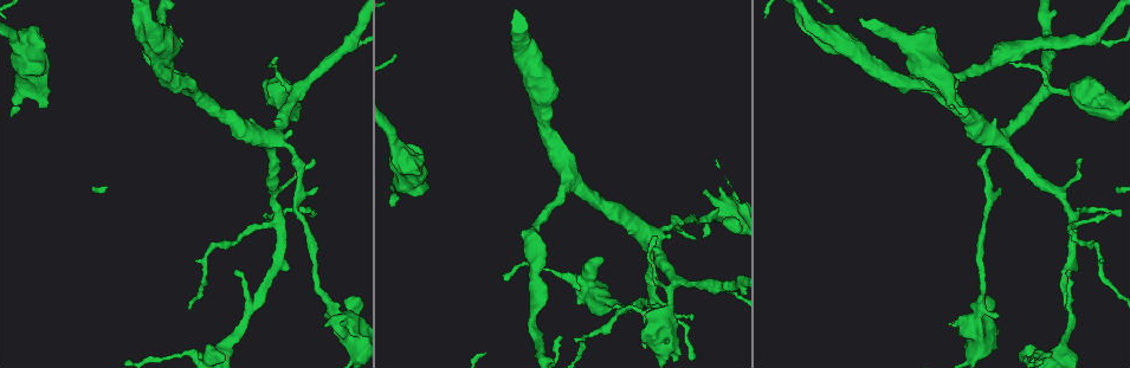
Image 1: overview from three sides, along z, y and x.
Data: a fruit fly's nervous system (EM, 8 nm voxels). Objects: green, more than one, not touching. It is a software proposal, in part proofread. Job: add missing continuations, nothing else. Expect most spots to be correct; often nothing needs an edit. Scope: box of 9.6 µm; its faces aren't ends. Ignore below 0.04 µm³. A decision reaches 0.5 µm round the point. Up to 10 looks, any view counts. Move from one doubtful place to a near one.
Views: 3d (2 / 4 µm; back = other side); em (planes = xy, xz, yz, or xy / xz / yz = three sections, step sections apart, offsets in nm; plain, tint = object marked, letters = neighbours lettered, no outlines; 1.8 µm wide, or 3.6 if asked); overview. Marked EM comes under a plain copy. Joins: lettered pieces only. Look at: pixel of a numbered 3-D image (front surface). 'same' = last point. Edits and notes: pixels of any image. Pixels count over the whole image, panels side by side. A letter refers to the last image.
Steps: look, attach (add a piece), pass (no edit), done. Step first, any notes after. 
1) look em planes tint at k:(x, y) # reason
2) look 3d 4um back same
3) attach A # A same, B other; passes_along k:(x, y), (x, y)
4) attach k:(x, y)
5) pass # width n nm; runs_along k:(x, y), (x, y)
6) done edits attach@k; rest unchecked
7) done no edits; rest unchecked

look 3d 4um at 1:(949, 326) # branch stops here

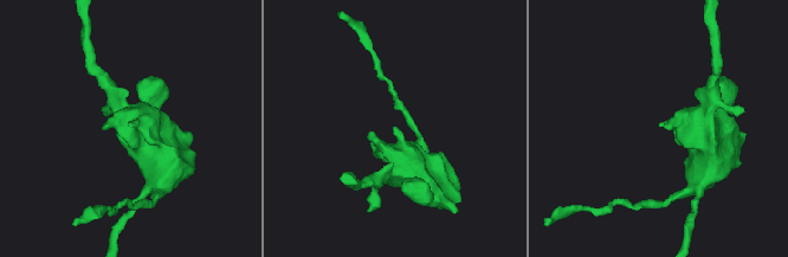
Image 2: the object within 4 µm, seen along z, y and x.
look em planes letters at 2:(129, 126) # need the tissue

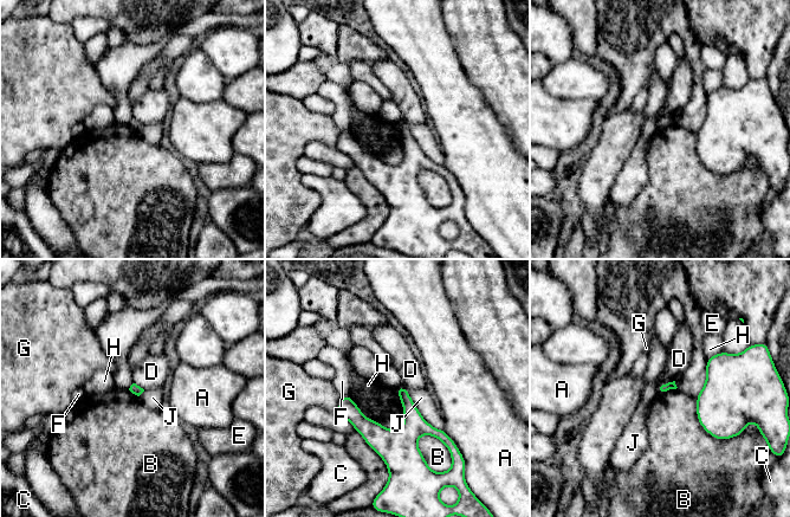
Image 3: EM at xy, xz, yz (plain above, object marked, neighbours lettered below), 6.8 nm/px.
pass # A other, B other, C other, D other, E other, F other, G other, H other, J other; border 3:(416, 440), (433, 435), (451, 454); no lettered piece goes on from it

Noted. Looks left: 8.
look em planes letters at 1:(292, 131) # free end

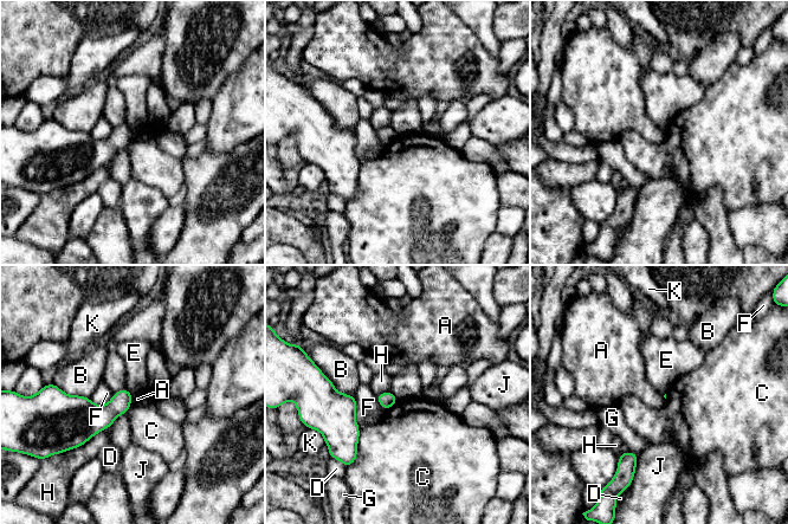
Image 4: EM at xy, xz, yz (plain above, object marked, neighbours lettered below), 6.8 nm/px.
pass # A other, B other, C other, D other, E other, F other, G other, H other, J other, K other; border 4:(133, 395), (131, 405); none of them fits

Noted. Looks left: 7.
look em 3.6um planes tint at 1:(662, 352) # calibre changes

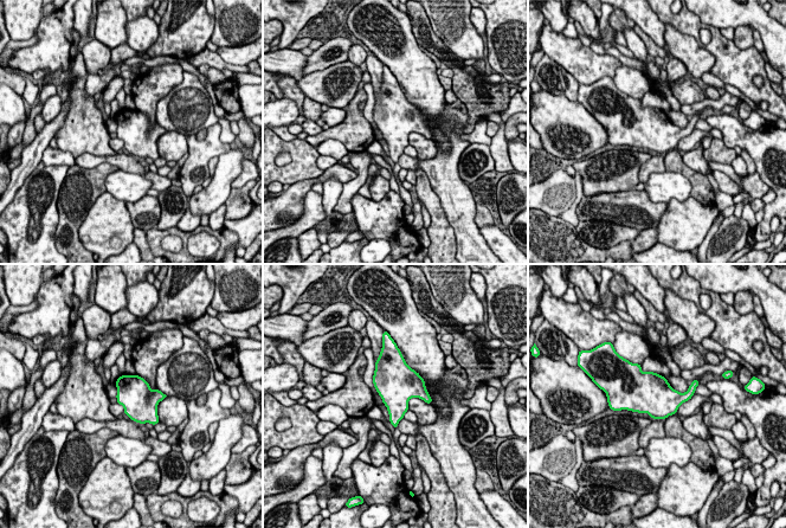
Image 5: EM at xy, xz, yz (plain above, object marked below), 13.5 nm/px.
look em 3.6um planes letters same

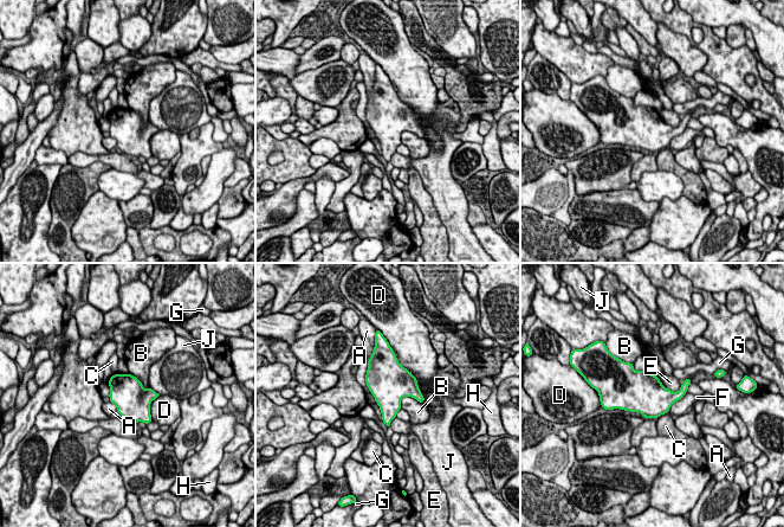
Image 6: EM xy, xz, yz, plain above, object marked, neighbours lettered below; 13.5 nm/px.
pass # longest_contact D 750 nm; A other, B other, C other, D other, E other, F other, G other, H other, J other; border 6:(109, 402), (116, 406), (116, 411); no lettered piece goes on from it

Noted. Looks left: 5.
look em planes letters at 1:(953, 106) # thick end

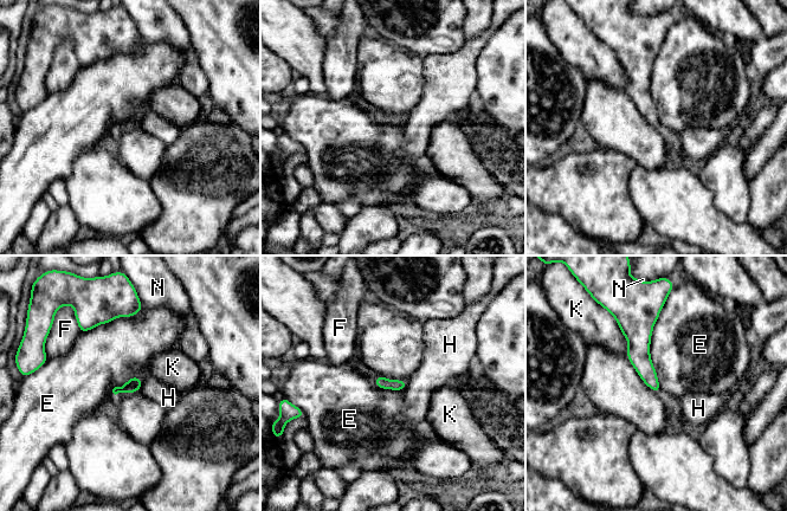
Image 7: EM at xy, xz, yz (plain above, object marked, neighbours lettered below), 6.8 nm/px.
pass # E other, F other, H other, K other, N other; runs_along 7:(652, 317), (642, 362), (657, 389); no lettered piece goes on from it

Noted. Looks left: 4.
done no edits; rest unchecked

